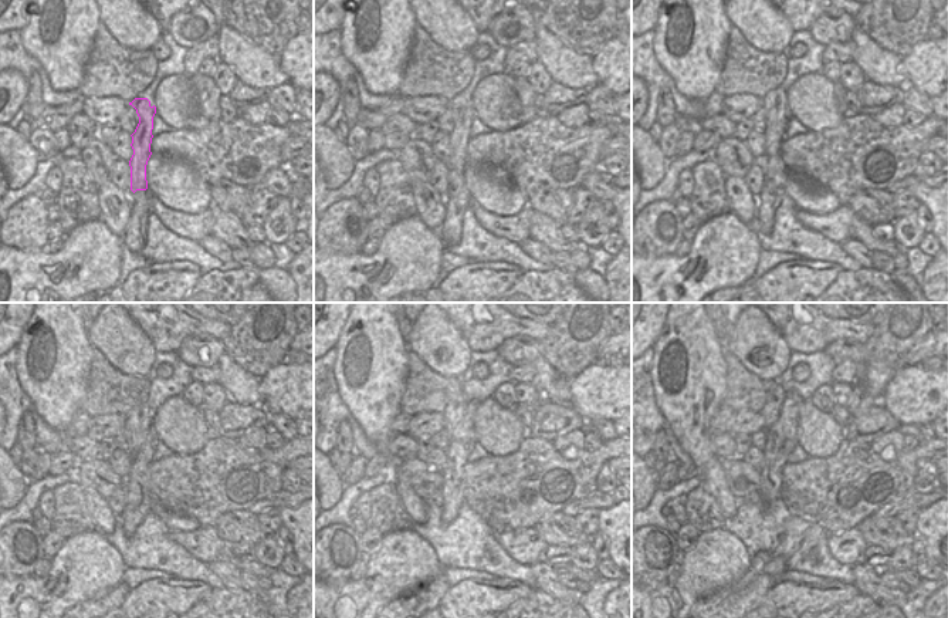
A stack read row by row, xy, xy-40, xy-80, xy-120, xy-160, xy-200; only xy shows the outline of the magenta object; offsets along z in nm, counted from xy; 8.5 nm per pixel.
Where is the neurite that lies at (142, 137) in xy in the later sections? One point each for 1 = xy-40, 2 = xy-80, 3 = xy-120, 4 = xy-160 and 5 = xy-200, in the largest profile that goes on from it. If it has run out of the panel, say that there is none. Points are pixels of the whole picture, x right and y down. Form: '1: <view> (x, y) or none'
1: xy-40 (463, 114)
2: xy-80 (778, 117)
3: xy-120 (138, 421)
4: xy-160 (453, 414)
5: xy-200 (771, 411)

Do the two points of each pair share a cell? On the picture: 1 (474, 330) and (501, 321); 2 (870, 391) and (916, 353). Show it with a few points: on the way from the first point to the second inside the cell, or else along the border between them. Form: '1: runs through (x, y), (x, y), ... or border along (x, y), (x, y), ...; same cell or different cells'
1: runs through (481, 326), (494, 324); same cell
2: runs through (880, 380), (904, 361); same cell

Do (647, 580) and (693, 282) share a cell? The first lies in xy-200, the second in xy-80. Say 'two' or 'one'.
two

